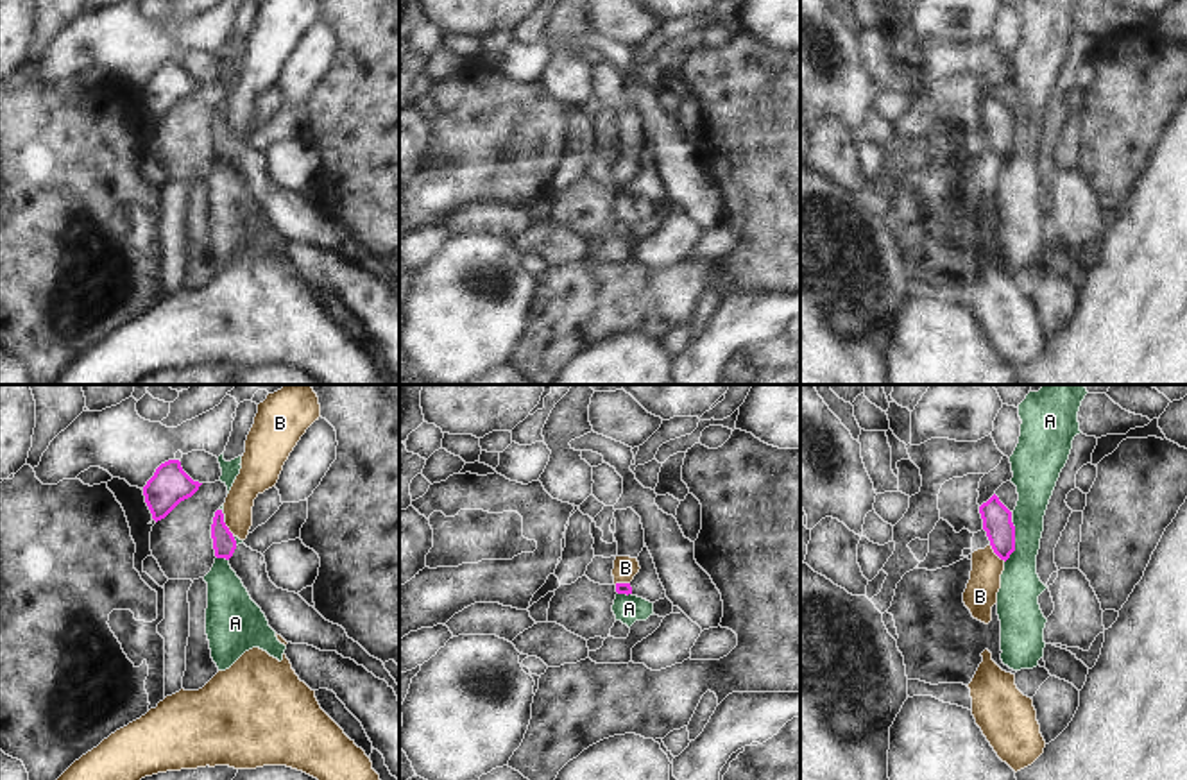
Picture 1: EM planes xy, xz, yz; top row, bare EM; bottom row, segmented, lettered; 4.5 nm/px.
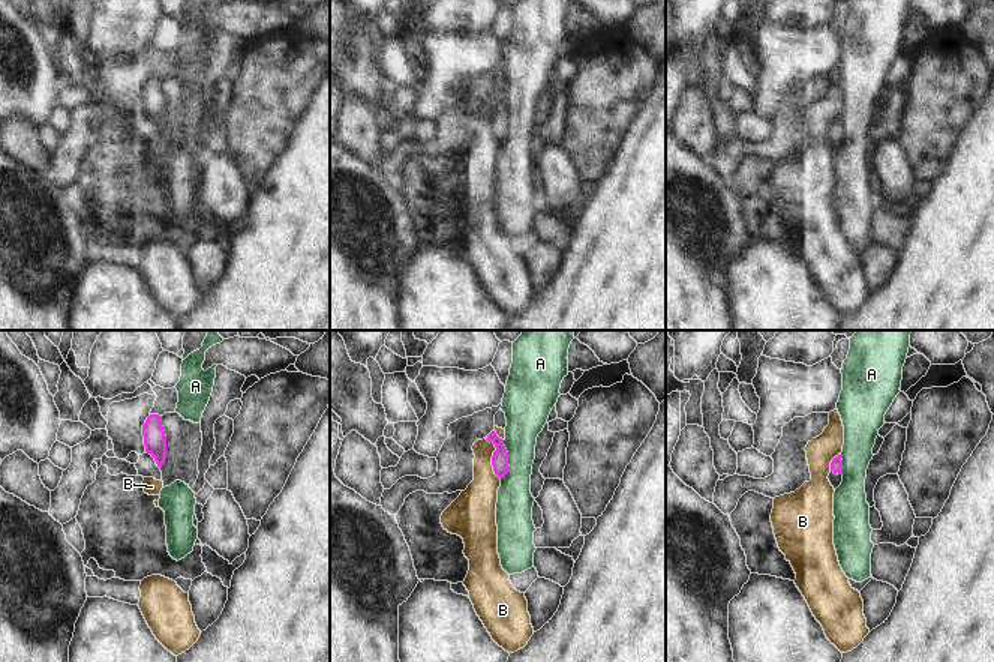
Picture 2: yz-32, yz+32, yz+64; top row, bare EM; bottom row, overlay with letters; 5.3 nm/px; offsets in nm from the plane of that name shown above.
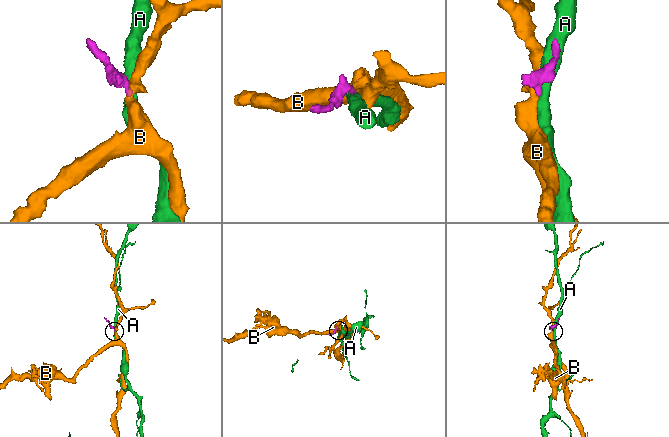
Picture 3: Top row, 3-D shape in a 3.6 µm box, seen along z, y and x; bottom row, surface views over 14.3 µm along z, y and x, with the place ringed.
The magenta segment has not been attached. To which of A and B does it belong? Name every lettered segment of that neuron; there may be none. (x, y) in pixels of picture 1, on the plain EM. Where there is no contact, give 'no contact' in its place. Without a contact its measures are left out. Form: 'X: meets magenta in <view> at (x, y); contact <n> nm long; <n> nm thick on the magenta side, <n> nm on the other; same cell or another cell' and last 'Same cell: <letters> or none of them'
A: meets magenta in yz at (1014, 142); contact 190 nm long; 130 nm thick on the magenta side, 190 nm on the other; another cell
B: meets magenta in yz at (996, 152); contact 100 nm long; 130 nm thick on the magenta side, 150 nm on the other; another cell
Same cell: none of them

